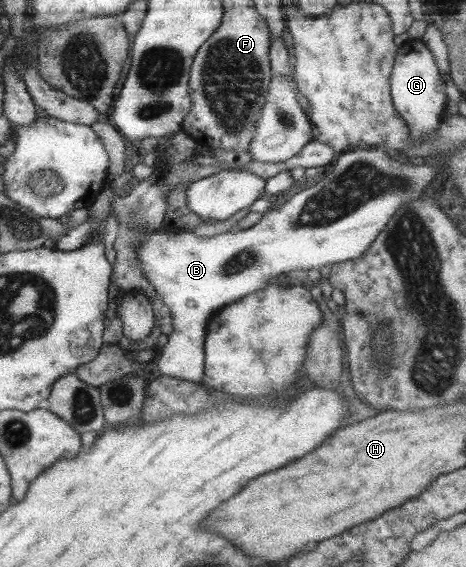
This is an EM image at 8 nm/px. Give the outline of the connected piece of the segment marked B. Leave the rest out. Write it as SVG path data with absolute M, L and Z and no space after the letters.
M357 149L340 153L323 171L322 178L316 185L294 194L276 210L270 209L249 229L233 229L210 237L196 236L192 231L172 231L162 226L150 233L142 233L136 247L136 260L140 262L140 268L148 282L152 282L156 298L162 299L174 318L174 329L168 335L166 344L159 350L160 356L154 363L156 370L169 377L200 382L204 376L204 338L211 317L234 301L262 290L268 283L276 282L280 274L300 268L320 269L364 255L400 205L408 200L418 199L434 180L434 176L442 173L443 169L436 166L425 163L422 166L400 164L400 158L392 158L384 150Z

